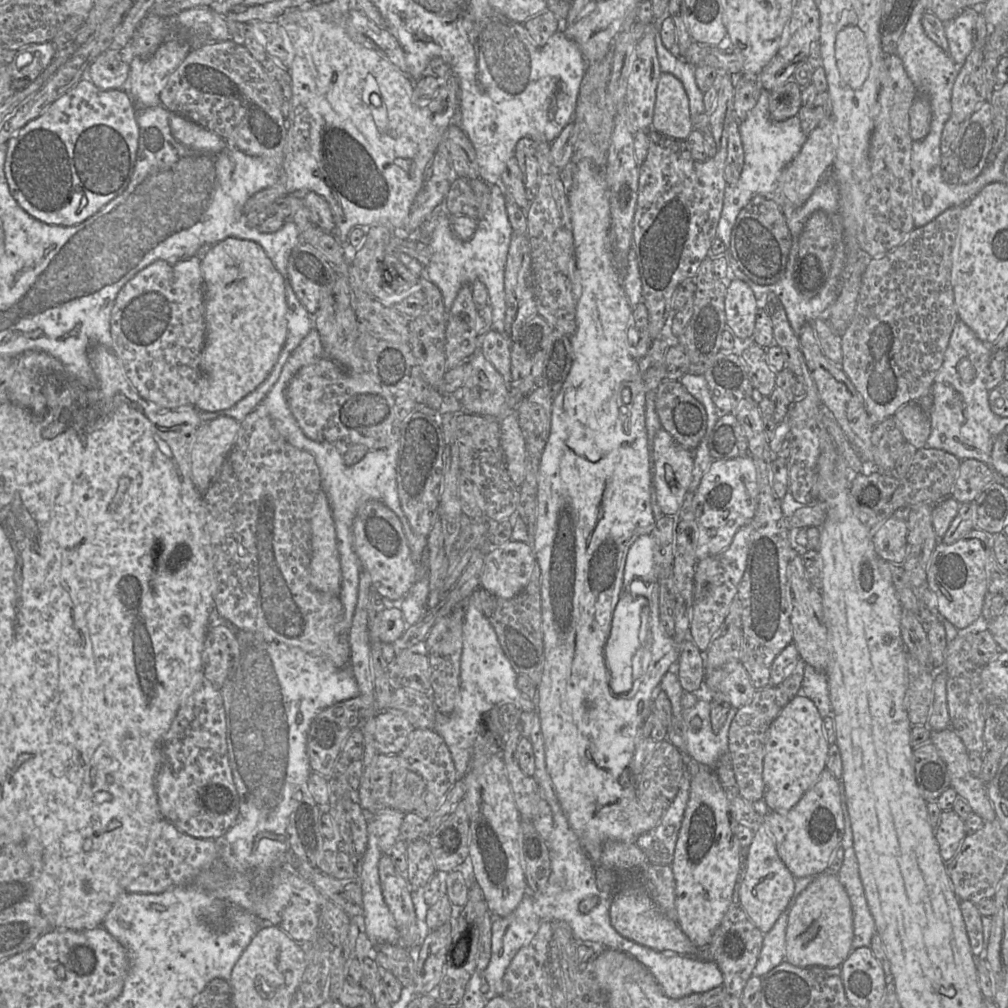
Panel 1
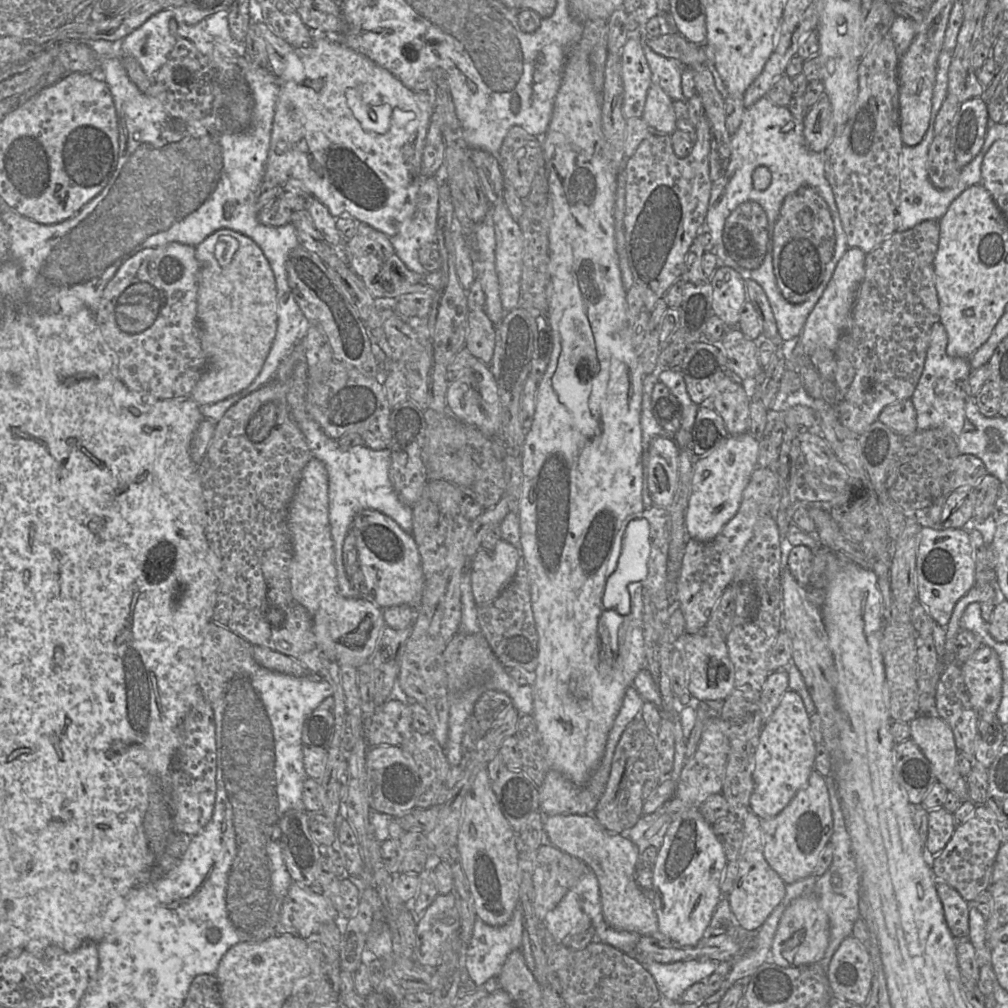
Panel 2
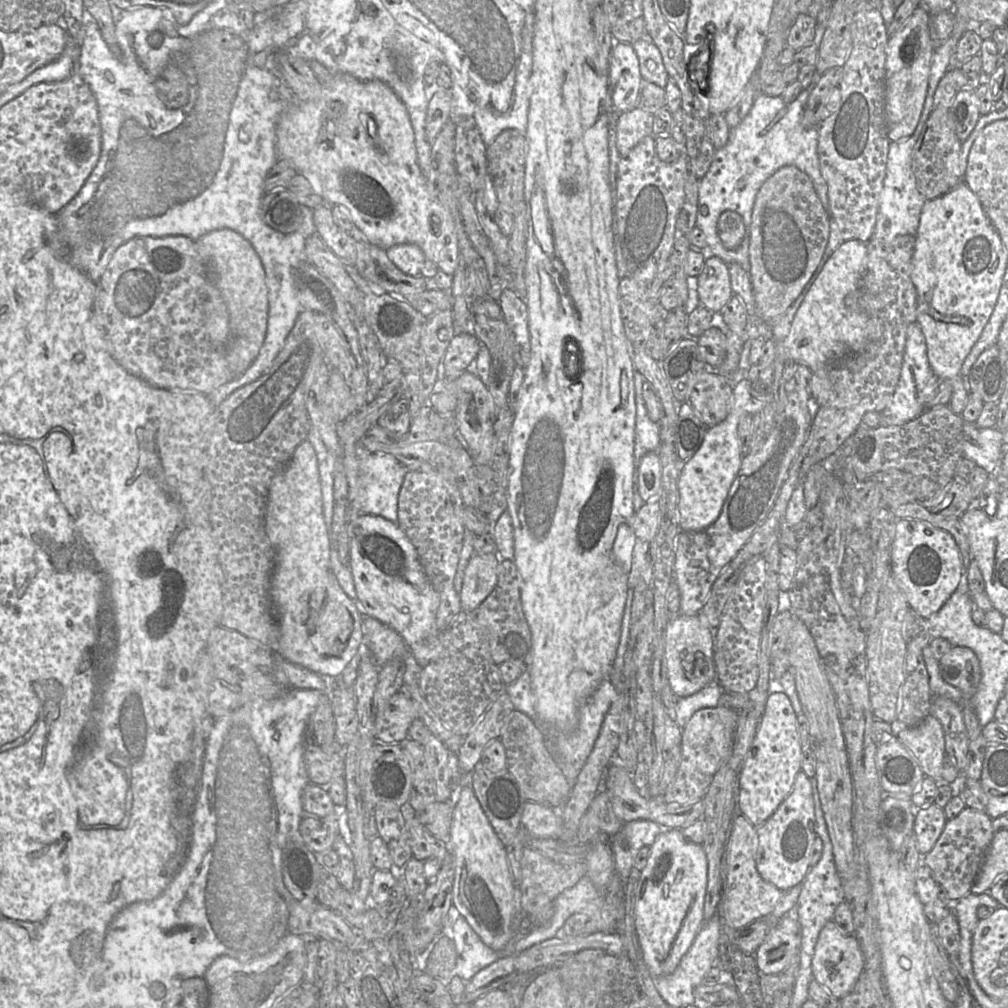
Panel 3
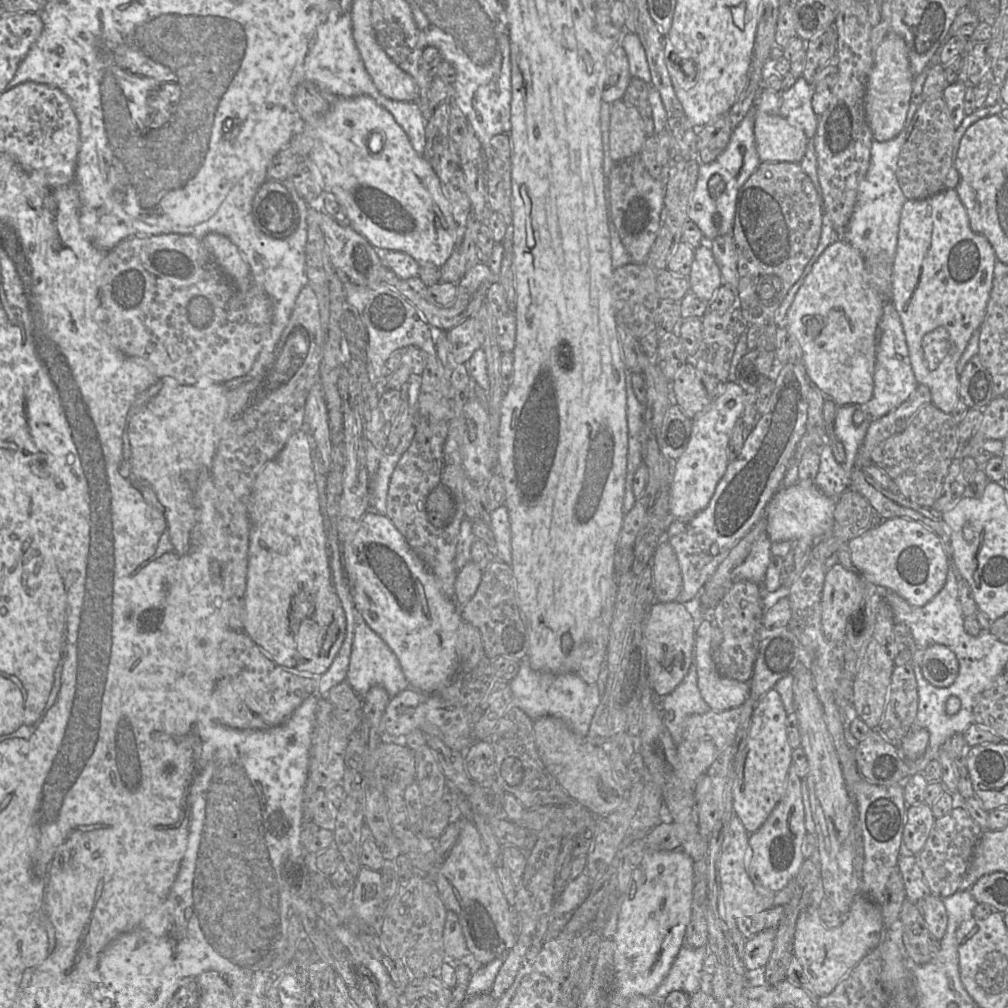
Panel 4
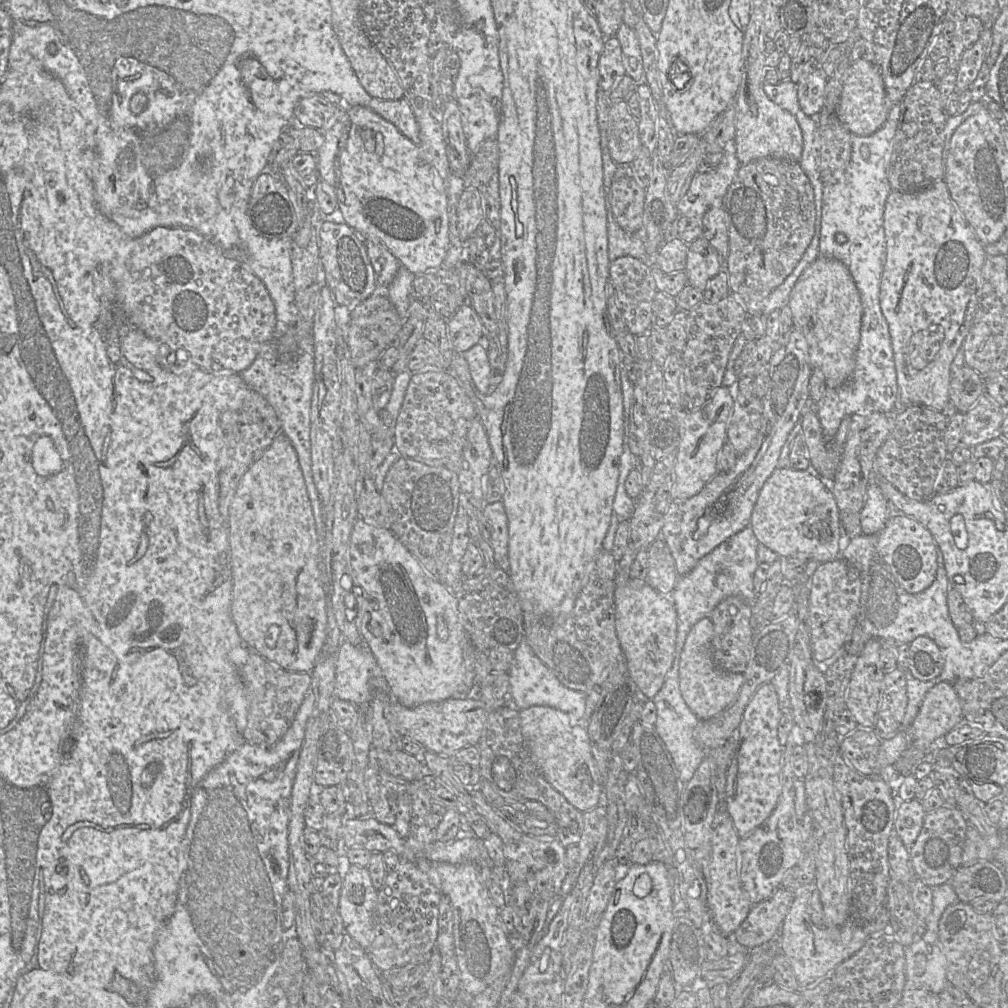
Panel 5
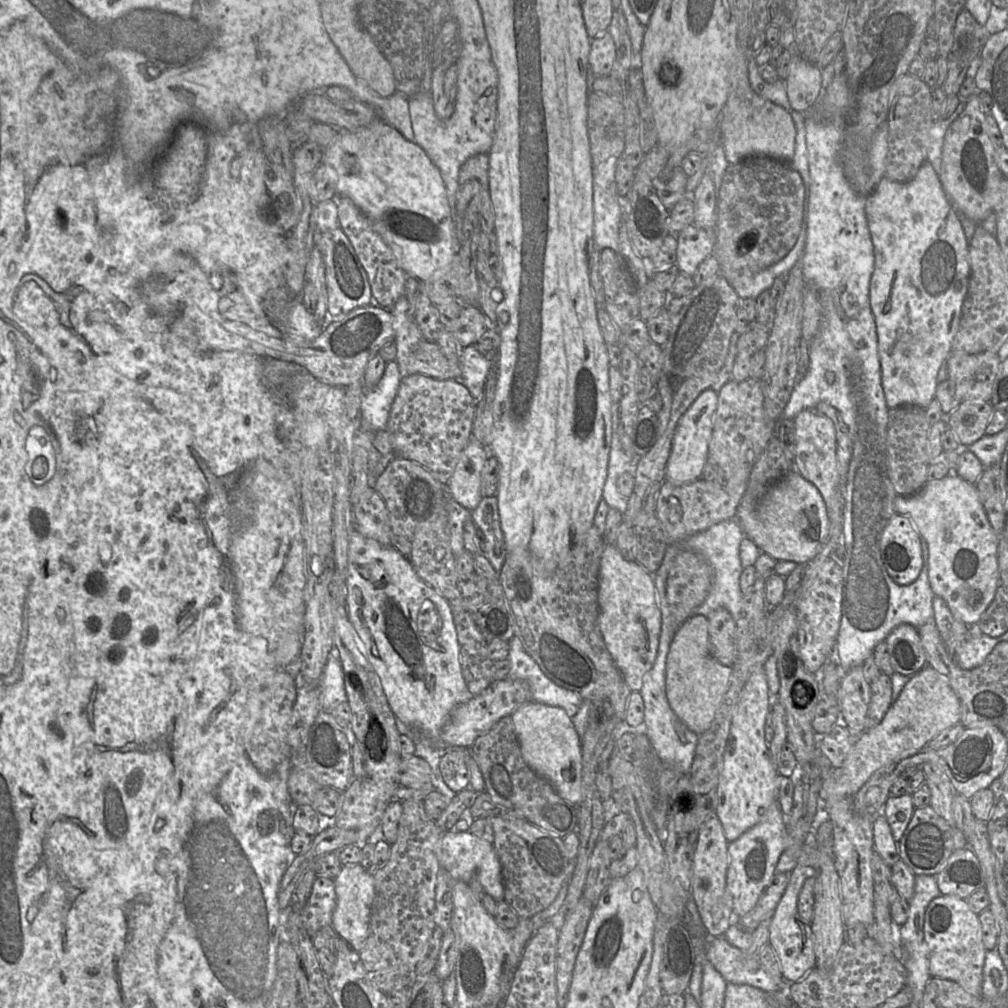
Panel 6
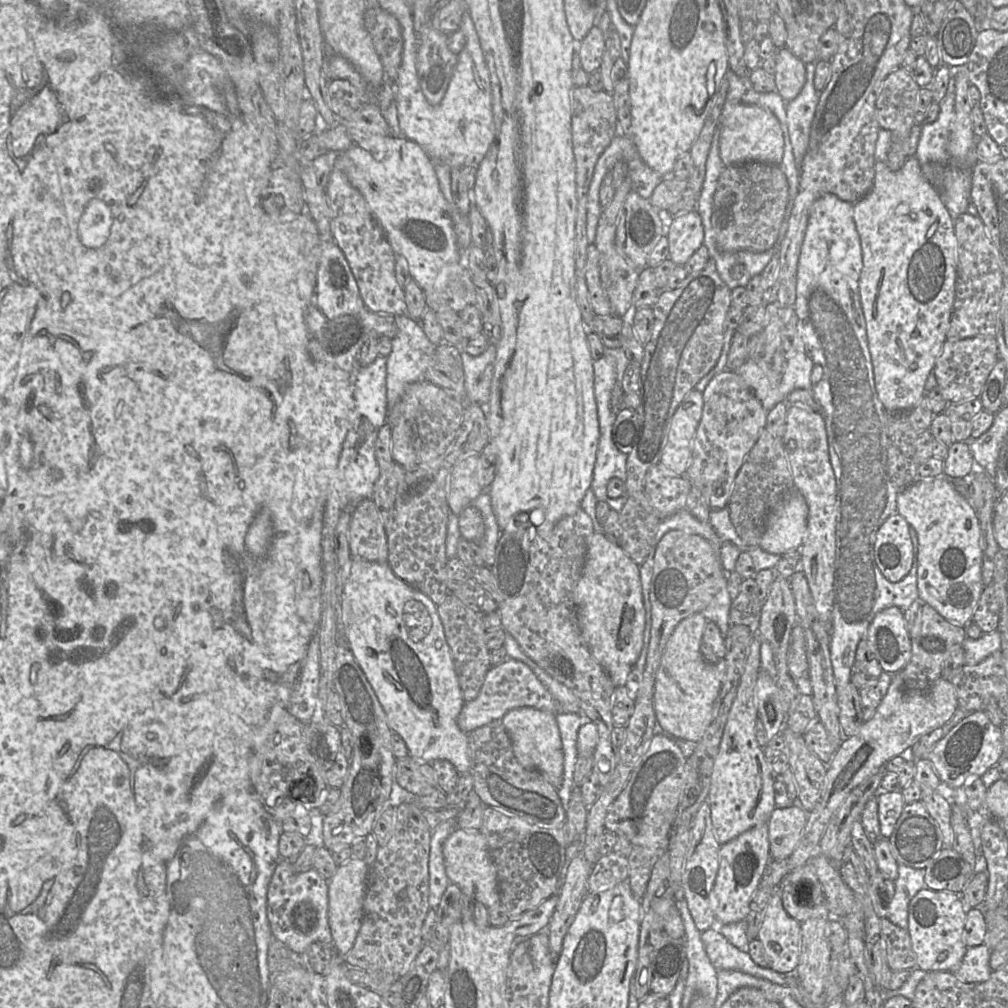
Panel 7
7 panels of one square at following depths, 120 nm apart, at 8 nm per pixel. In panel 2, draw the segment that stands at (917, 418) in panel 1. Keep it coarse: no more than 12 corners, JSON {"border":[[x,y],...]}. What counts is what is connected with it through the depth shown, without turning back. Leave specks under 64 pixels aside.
{"border":[[910,399],[886,406],[878,421],[900,435],[918,430]]}

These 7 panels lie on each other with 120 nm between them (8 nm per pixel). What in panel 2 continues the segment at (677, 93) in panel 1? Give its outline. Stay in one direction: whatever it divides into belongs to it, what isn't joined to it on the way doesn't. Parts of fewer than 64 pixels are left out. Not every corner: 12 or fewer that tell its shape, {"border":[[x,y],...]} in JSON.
{"border":[[648,89],[642,119],[652,131],[677,130],[673,100]]}

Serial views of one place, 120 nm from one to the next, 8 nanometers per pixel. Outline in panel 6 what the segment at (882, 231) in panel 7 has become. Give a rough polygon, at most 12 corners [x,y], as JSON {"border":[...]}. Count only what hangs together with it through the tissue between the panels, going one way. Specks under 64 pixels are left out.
{"border":[[925,161],[866,197],[889,410],[926,409],[969,239]]}

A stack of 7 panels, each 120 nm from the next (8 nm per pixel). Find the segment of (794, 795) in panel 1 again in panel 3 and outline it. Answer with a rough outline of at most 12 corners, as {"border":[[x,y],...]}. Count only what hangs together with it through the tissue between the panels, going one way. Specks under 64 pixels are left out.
{"border":[[769,693],[741,766],[738,813],[755,827],[801,771],[797,715]]}

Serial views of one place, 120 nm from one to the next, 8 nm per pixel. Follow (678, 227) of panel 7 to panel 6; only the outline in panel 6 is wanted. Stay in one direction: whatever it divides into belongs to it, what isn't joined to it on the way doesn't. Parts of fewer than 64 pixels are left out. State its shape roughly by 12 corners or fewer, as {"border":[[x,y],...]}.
{"border":[[693,223],[675,236],[676,266],[692,277],[715,233]]}

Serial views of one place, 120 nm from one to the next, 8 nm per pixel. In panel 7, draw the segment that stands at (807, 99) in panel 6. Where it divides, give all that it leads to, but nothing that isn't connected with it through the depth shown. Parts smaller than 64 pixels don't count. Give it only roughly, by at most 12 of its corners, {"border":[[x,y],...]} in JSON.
{"border":[[786,47],[775,56],[775,90],[792,101],[807,65]]}

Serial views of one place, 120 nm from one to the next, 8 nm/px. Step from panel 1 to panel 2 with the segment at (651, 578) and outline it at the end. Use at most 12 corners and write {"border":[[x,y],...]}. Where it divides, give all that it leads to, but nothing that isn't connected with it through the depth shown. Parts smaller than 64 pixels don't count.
{"border":[[649,523],[627,524],[605,609],[630,601],[628,584],[646,579]]}

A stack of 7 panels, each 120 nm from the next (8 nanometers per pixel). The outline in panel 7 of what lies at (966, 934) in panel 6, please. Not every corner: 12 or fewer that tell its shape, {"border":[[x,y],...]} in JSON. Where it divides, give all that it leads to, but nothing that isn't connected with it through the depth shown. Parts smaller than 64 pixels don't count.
{"border":[[923,888],[908,905],[916,967],[956,971],[968,949],[960,894]]}

